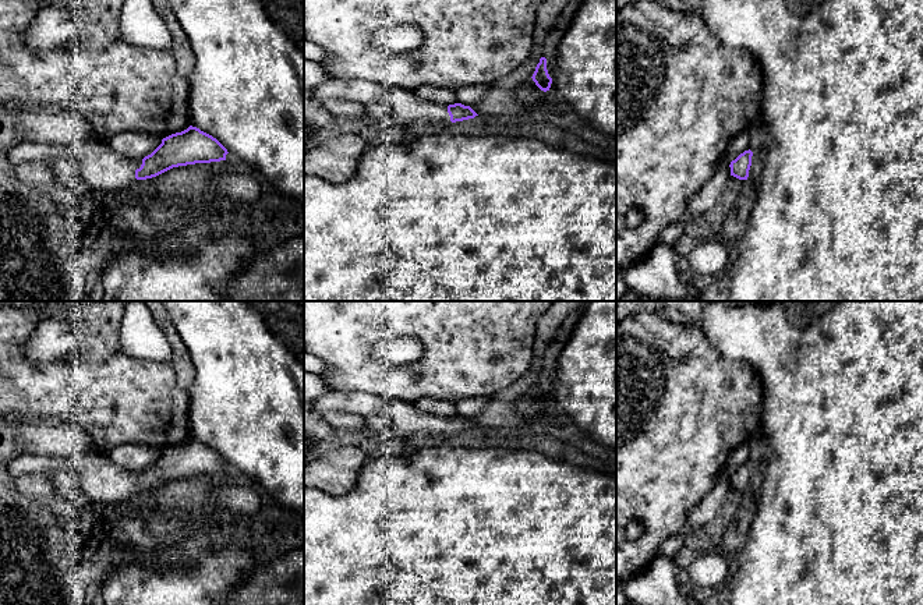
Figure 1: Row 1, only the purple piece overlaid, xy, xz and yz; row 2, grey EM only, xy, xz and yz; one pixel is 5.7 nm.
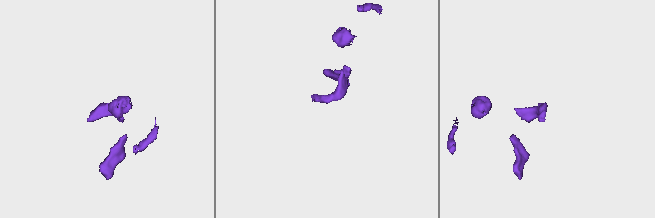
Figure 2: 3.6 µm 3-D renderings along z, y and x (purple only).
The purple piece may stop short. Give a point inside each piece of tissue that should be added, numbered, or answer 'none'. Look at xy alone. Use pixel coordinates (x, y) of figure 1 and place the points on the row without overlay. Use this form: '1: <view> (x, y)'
1: xy (101, 478)

